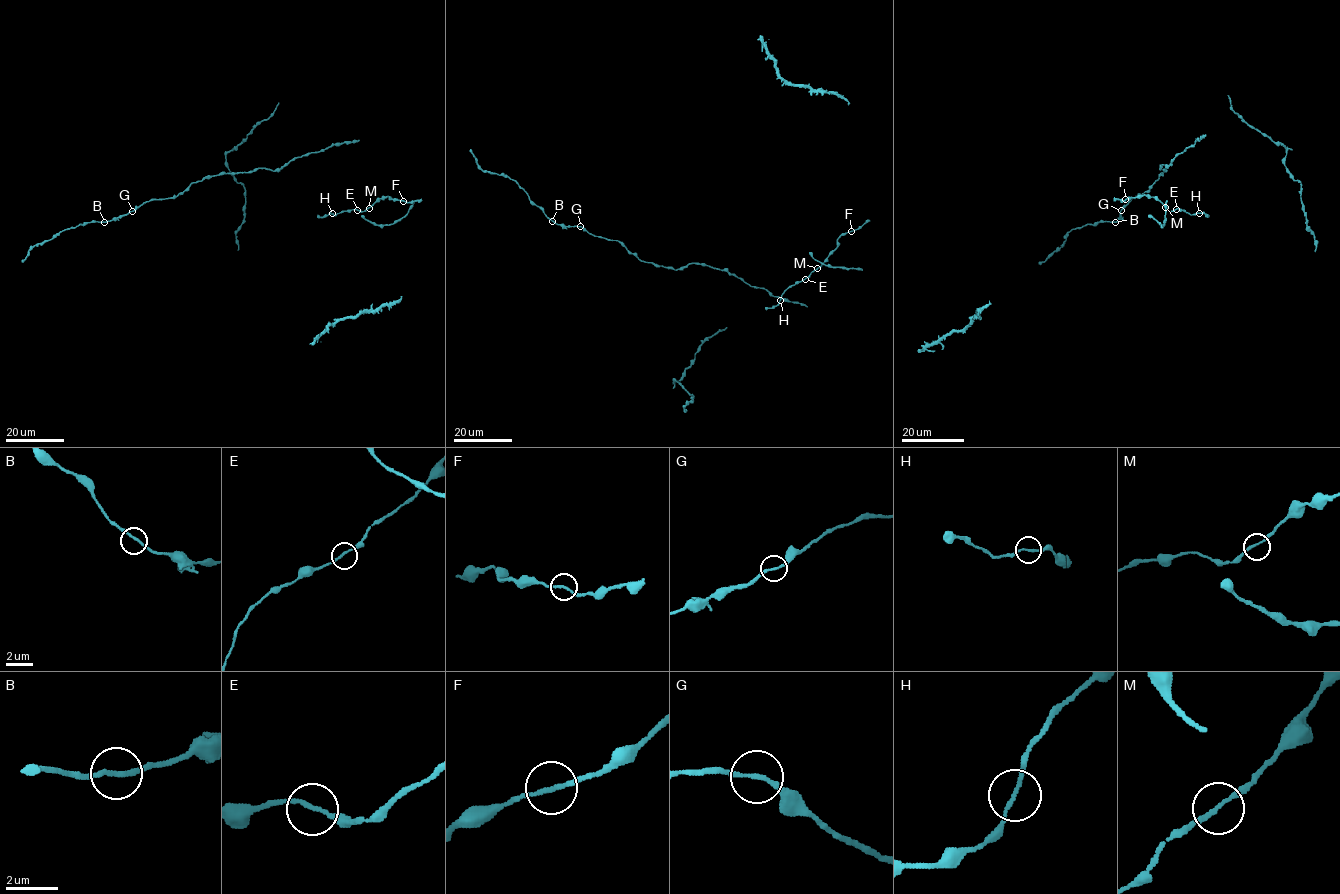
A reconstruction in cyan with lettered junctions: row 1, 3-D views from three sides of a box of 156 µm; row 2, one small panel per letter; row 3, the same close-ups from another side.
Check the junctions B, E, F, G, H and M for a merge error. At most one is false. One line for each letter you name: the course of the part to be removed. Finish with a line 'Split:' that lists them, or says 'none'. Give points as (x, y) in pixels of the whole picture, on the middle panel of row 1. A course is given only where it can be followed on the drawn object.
Split: none

